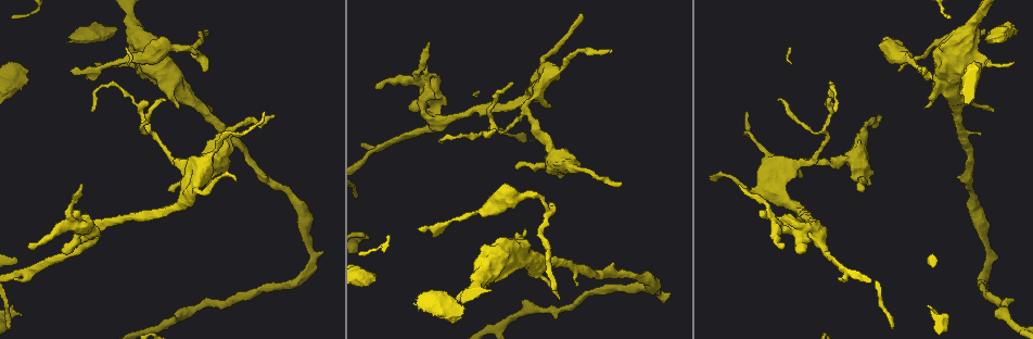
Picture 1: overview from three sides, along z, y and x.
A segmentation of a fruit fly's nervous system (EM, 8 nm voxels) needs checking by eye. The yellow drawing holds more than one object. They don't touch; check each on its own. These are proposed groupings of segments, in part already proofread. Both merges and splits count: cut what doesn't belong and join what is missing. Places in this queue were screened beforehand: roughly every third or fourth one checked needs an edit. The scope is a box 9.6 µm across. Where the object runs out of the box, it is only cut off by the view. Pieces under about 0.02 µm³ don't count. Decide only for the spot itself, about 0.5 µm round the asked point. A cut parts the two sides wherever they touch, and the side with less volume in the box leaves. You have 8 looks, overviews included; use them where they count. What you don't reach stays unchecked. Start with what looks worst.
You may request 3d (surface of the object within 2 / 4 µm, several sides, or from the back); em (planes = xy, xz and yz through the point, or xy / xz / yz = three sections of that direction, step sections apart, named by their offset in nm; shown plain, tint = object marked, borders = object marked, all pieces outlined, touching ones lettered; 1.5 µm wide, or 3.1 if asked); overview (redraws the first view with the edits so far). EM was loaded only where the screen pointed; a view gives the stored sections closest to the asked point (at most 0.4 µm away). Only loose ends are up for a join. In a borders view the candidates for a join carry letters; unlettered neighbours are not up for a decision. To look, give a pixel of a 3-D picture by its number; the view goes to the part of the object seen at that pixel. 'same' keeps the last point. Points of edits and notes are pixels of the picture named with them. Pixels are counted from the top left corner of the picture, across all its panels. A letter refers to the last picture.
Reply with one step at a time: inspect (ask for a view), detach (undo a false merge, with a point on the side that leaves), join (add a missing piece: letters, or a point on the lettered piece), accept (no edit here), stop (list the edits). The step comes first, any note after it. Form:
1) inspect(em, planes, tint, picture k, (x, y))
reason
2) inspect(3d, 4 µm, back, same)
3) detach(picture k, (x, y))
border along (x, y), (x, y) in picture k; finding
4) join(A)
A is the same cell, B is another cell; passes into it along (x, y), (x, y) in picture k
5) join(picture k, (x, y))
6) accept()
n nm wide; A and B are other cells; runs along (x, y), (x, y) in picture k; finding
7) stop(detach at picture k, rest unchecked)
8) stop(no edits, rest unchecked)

inspect(3d, 2 µm, picture 1, (175, 162))
abrupt turn

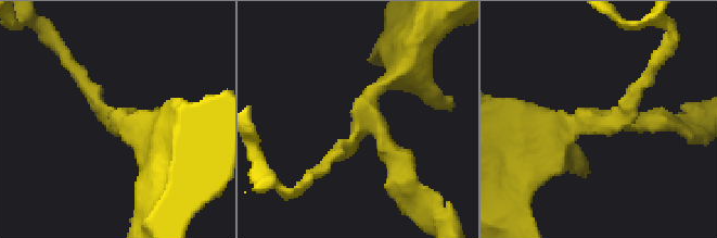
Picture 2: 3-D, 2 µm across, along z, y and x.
inspect(em, planes, plain, picture 2, (620, 118))
3 arms

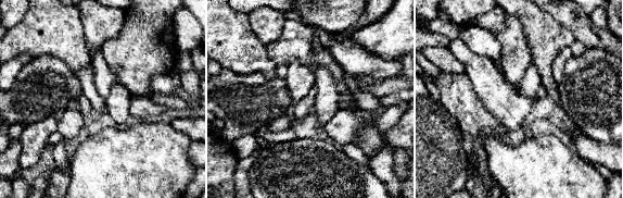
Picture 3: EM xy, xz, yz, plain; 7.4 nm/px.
inspect(em, planes, borders, same)

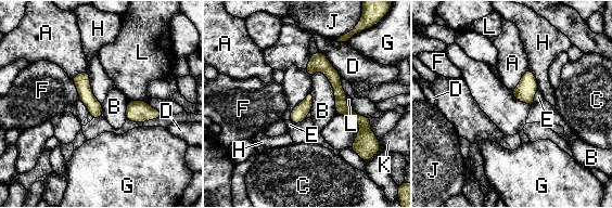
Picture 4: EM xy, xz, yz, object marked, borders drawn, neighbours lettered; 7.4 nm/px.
accept()
A, B, C, D, E, F, G, H, J, K and L are other cells; border along (314, 72), (332, 86), (336, 113) in picture 4; one neuron here

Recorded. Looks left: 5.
inspect(3d, 2 µm, back, picture 1, (274, 115))
an open end

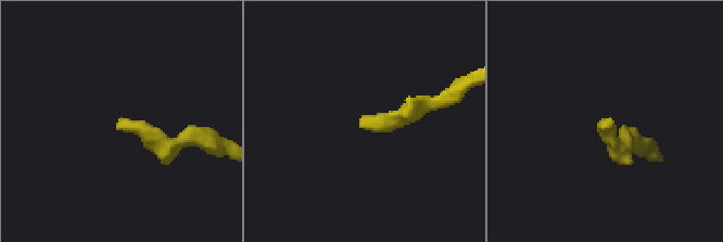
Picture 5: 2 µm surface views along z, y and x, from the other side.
inspect(em, xz, step 4, tint, picture 5, (123, 119))

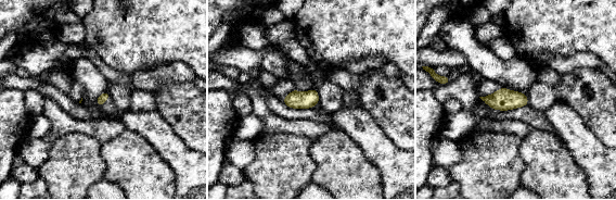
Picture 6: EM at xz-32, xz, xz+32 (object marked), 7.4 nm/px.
inspect(em, planes, borders, same)

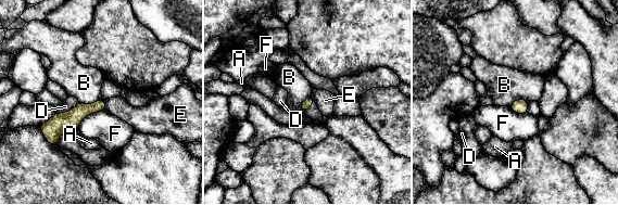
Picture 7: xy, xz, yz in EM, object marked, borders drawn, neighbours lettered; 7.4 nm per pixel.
accept()
A, B, D, E and F are other cells; runs along (102, 102), (82, 110), (49, 138) in picture 7; none of them fits

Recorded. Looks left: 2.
inspect(em, planes, borders, picture 1, (745, 115))
long arm stops here

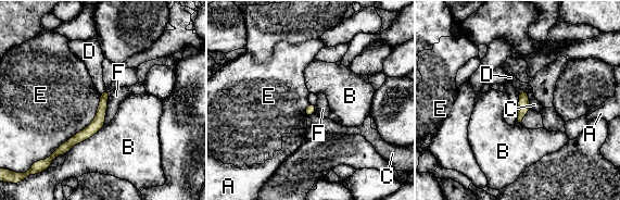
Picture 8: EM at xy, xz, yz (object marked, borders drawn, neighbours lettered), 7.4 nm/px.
accept()
E touches over 600 nm; A, B, C, D, E and F are other cells; runs along (105, 94), (99, 121), (59, 152) in picture 8; none of them fits

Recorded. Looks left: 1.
stop(no edits, rest unchecked)

